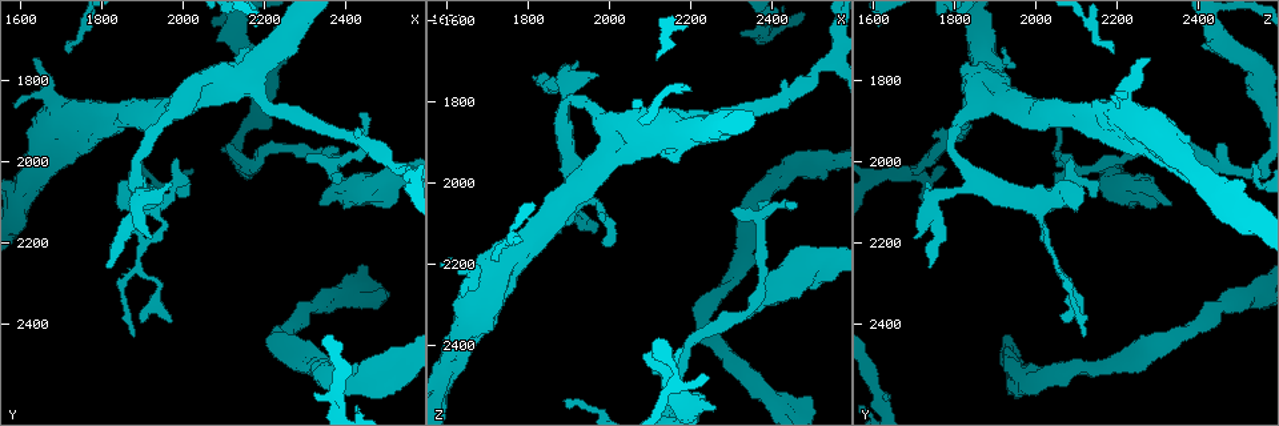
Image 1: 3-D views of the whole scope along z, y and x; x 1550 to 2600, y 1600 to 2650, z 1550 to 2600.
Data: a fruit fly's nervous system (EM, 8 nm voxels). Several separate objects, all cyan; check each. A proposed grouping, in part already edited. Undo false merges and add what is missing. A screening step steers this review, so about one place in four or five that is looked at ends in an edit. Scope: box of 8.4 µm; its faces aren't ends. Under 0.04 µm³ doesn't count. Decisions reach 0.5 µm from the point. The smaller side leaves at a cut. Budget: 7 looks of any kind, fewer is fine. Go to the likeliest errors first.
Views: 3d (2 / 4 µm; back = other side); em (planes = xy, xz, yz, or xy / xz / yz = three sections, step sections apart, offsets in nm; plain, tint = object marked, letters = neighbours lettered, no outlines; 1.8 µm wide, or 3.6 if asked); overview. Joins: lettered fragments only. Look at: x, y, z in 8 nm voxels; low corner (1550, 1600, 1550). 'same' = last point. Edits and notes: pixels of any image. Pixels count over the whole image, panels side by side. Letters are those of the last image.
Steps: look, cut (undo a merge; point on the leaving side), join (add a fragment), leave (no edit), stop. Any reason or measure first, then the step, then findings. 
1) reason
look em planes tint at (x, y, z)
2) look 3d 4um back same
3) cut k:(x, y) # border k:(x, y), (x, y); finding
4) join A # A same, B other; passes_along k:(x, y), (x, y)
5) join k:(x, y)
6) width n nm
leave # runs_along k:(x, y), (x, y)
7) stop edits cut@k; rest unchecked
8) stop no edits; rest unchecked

branch stops here
look 3d 4um at (1925, 2180, 1700)

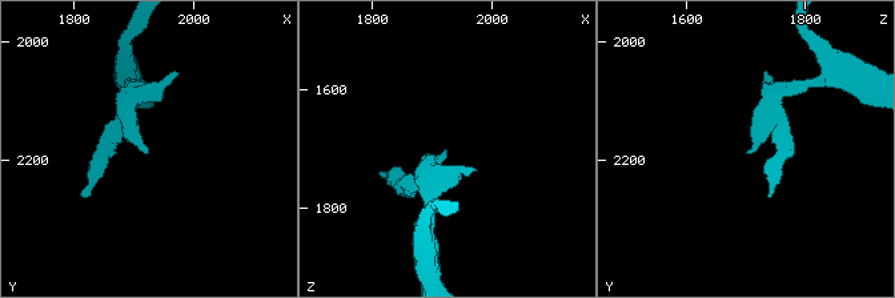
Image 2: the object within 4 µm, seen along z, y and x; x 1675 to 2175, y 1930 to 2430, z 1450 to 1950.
now the EM
look em xy step 16 letters at (1920, 2190, 1700)

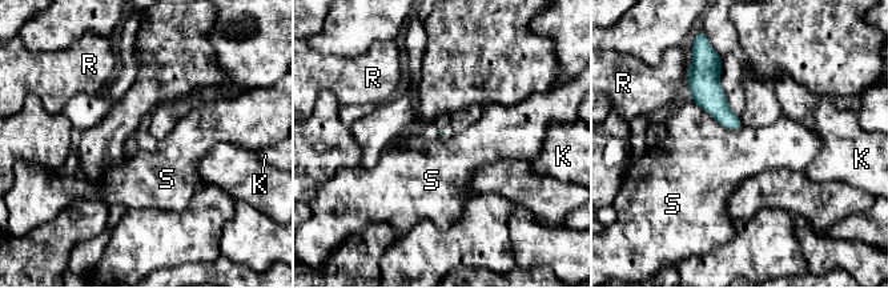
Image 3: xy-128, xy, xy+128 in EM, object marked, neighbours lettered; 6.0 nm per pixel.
another direction
look em planes letters same

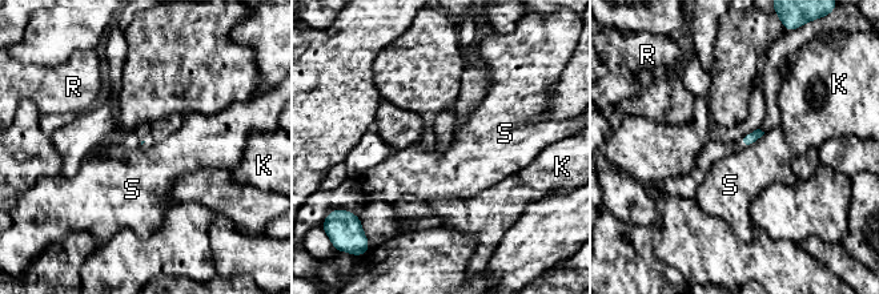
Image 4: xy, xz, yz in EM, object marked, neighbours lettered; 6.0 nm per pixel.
leave # K other, R other, S other; no lettered fragment goes on from it

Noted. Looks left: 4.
look 3d 4um back at (1855, 2125, 2110)

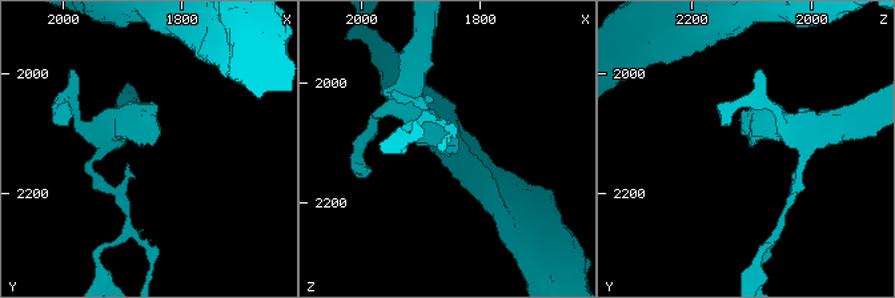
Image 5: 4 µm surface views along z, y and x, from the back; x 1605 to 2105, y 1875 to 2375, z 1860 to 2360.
now the EM
look em planes letters at (1845, 2120, 2105)

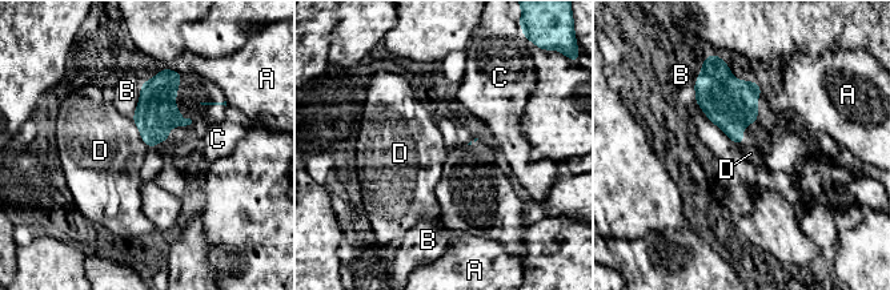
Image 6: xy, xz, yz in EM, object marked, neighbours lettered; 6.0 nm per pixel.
leave # A other, B other, C other, D other; border 6:(131, 117), (140, 139), (148, 148); no lettered fragment goes on from it

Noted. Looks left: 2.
a fork
look em planes tint at (1890, 2050, 1855)

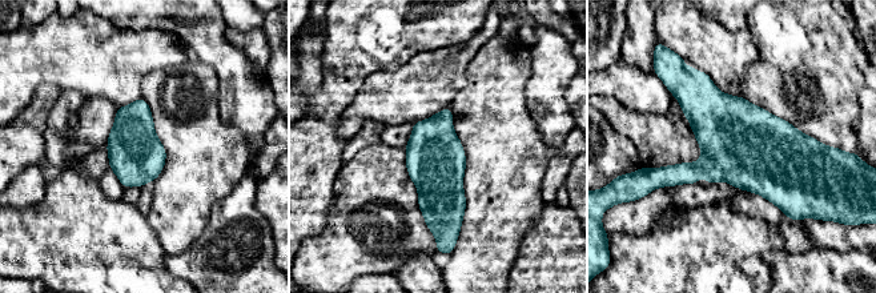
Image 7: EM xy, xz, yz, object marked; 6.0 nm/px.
what lies round it
look em planes letters same

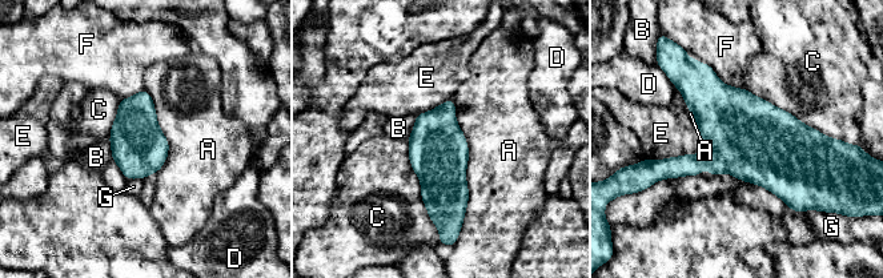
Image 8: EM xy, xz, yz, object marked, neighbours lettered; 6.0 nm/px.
width 340 nm
leave # A other, B other, C other, D other, E other, F other, G other; border 8:(452, 97), (468, 146), (461, 230); one neuron here

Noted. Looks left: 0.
stop no edits; rest unchecked

